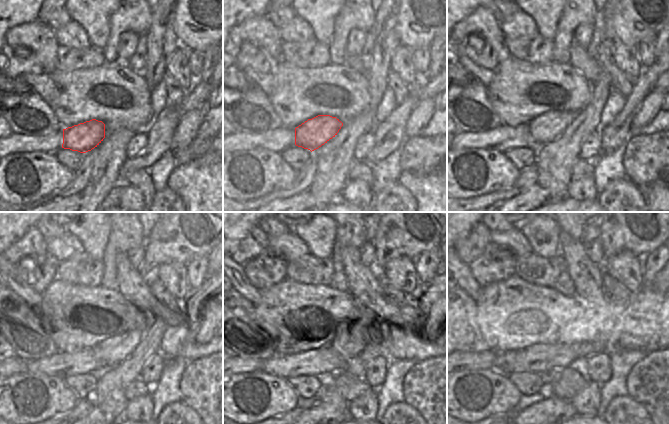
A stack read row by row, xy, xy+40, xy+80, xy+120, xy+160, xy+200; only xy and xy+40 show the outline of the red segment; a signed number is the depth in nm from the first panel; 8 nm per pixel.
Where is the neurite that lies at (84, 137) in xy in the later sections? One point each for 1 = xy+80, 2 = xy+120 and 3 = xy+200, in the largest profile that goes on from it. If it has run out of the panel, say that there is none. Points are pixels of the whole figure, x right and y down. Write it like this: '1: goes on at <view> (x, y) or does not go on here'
1: goes on at xy+80 (545, 128)
2: goes on at xy+120 (112, 348)
3: goes on at xy+200 (597, 324)

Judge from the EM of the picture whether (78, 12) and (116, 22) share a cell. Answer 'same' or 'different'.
different

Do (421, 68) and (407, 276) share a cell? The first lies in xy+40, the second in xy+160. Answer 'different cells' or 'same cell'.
different cells

